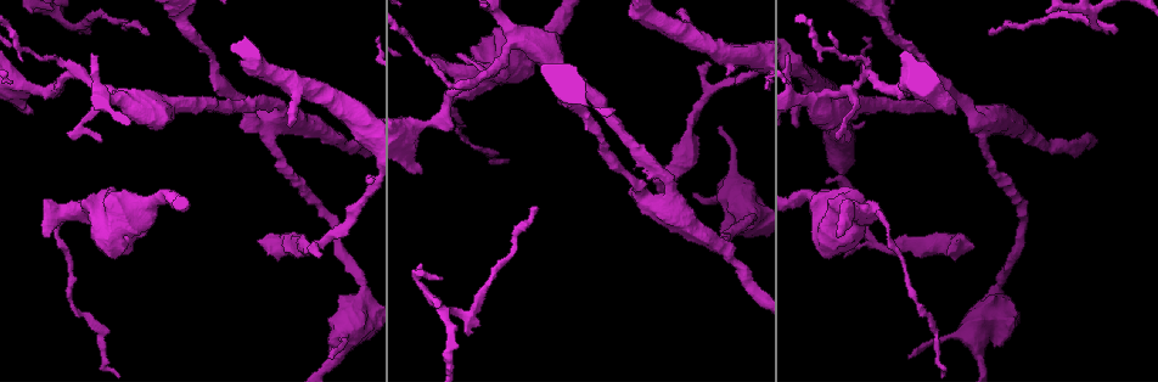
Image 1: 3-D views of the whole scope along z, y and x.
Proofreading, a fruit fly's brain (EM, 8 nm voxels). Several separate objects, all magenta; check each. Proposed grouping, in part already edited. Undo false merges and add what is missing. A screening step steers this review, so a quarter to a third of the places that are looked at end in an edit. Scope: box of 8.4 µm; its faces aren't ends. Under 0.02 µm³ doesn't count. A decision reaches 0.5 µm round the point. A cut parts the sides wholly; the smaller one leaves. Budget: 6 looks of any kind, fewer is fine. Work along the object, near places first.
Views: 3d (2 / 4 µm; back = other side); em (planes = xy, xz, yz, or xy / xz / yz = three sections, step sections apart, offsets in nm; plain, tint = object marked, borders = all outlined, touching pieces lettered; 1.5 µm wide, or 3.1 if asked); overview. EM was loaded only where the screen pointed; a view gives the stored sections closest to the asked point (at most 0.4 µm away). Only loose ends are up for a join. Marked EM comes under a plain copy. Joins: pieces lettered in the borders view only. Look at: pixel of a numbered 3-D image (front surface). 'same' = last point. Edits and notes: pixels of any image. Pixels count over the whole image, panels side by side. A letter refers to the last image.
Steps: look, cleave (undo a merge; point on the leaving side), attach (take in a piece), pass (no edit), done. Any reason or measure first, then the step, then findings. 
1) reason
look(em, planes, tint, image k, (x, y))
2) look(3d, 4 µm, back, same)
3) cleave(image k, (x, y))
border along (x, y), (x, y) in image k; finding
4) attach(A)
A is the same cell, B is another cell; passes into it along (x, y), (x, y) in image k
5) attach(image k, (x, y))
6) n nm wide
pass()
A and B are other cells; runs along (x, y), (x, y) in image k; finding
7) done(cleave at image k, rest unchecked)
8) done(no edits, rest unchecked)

tapers out
look(em, planes, borders, image 1, (1118, 31))

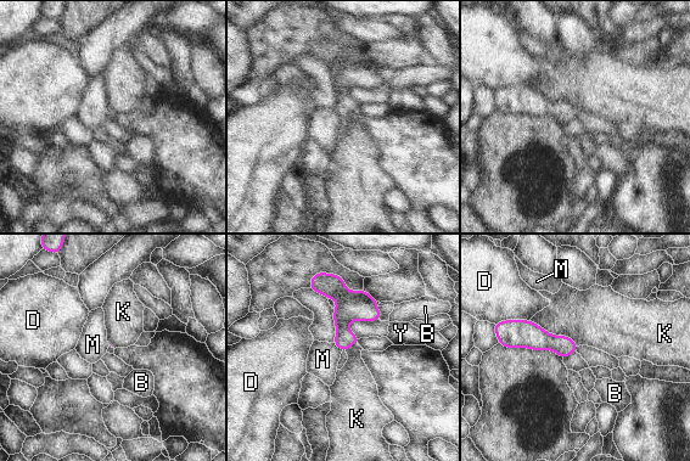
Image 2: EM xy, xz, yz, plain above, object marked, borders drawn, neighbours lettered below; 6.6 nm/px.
pass()
B, D, K, M and Y are other cells; border along (332, 343), (342, 350) in image 2; none of them fits

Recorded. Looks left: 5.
calibre changes
look(3d, 2 µm, image 1, (884, 17))

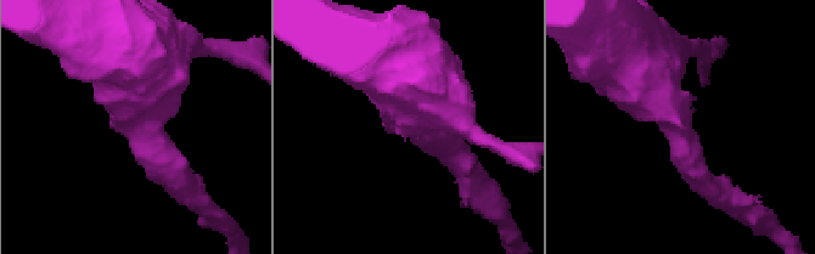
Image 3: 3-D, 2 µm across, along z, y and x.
look(em, planes, tint, image 3, (140, 126))

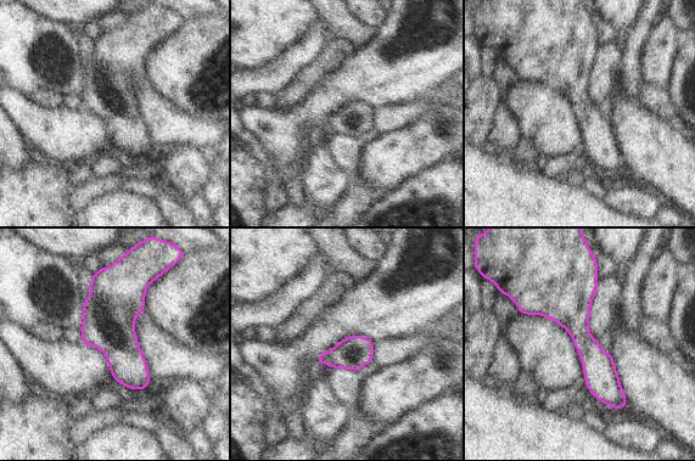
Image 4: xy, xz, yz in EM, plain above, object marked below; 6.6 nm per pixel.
look(em, planes, borders, same)

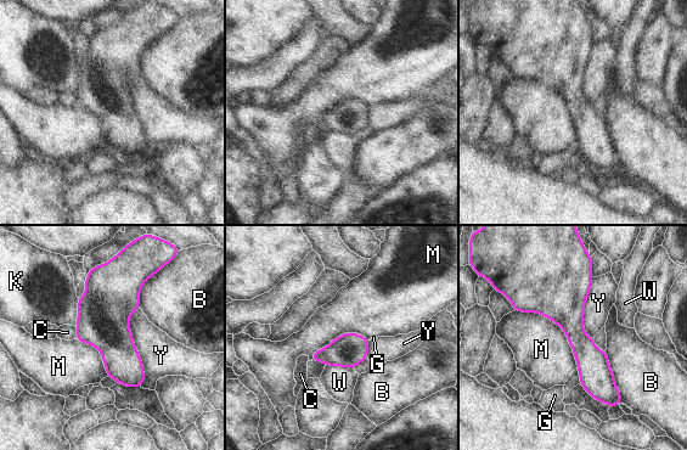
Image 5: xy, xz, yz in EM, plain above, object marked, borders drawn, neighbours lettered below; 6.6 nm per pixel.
160 nm wide
pass()
B, C, G, K, M, W and Y are other cells; border along (514, 310), (551, 319), (576, 367) in image 5; one cell here

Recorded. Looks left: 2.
look(3d, 4 µm, image 1, (839, 236))

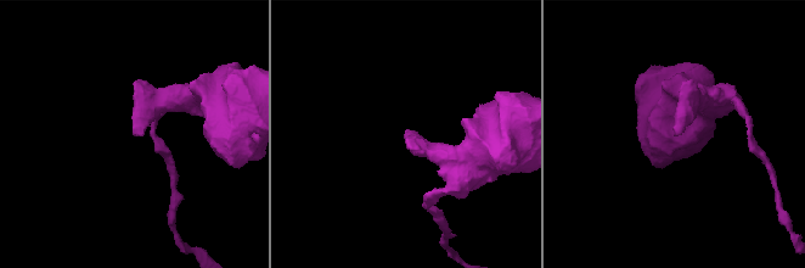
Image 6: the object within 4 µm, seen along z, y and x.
look(em, planes, borders, image 6, (674, 135))

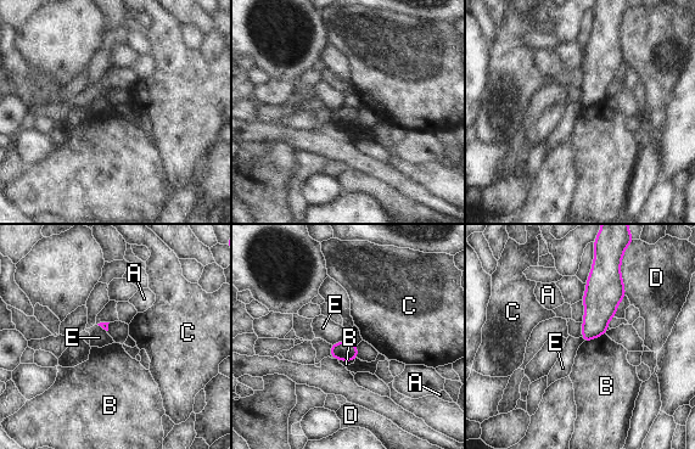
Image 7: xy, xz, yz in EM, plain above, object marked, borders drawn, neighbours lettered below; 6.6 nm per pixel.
pass()
A, B, C, D and E are other cells; border along (605, 332), (583, 342) in image 7; none of them fits

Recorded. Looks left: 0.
done(no edits, rest unchecked)

